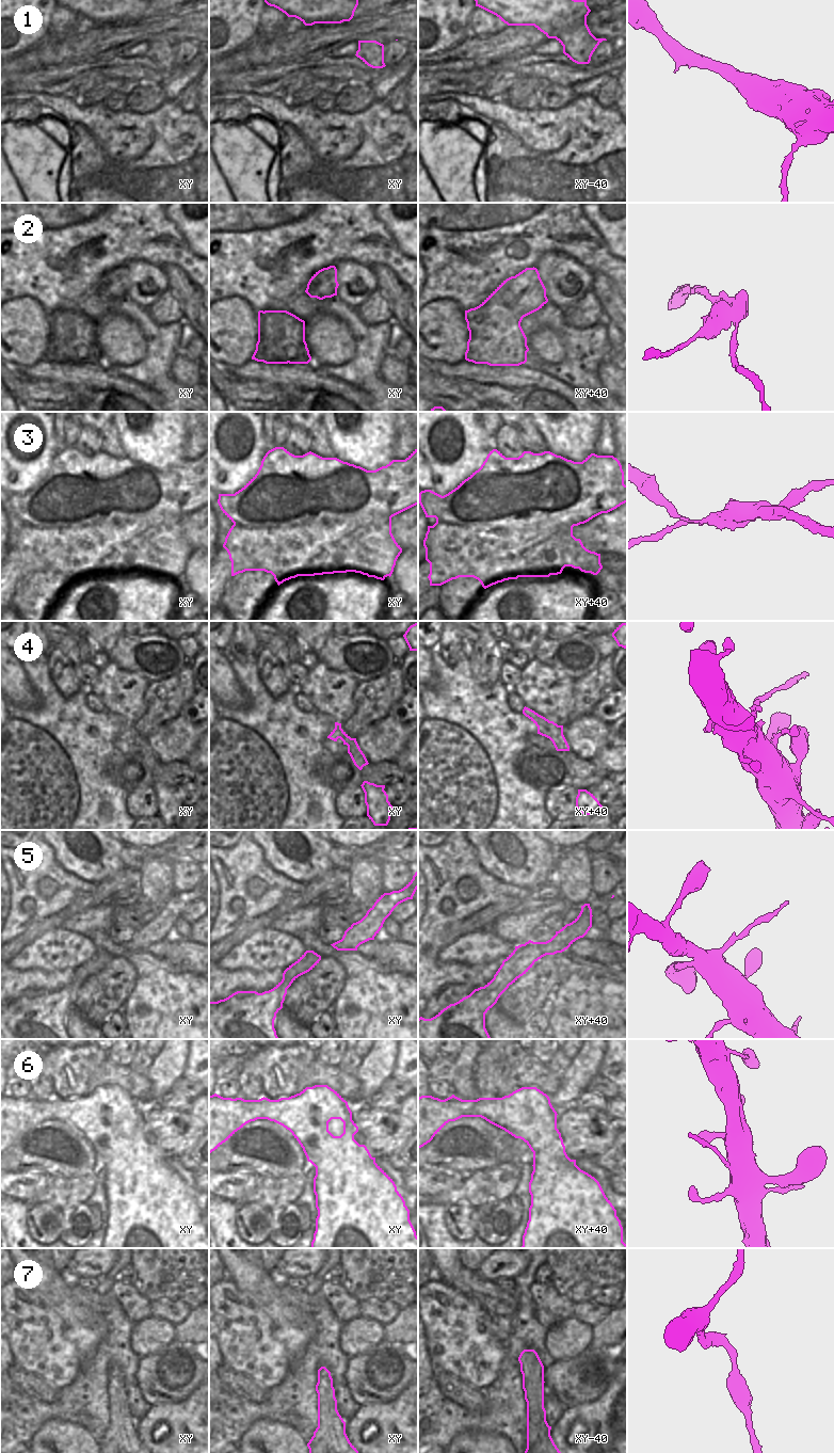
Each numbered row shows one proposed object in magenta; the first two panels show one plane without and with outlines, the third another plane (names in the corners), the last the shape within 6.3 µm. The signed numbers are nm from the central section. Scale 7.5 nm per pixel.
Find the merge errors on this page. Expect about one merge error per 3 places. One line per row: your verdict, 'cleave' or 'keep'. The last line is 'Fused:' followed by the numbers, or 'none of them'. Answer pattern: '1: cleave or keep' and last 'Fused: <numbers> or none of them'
1: keep
2: cleave
3: cleave
4: keep
5: cleave
6: keep
7: keep
Fused: 2, 3, 5

